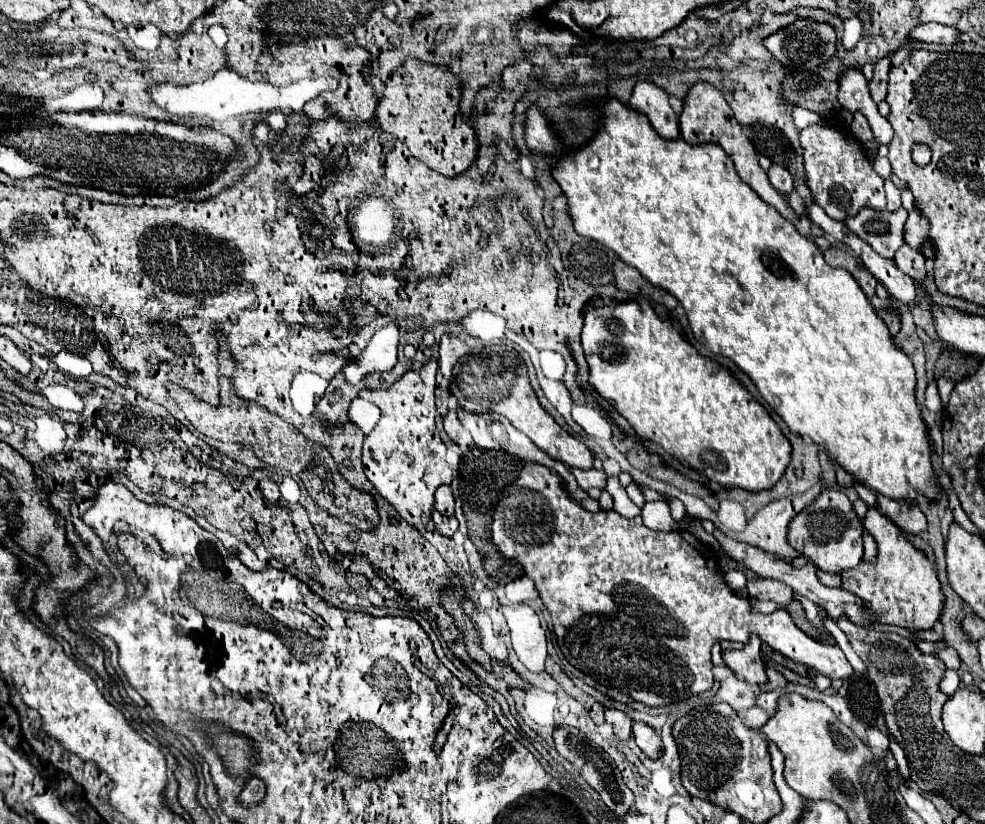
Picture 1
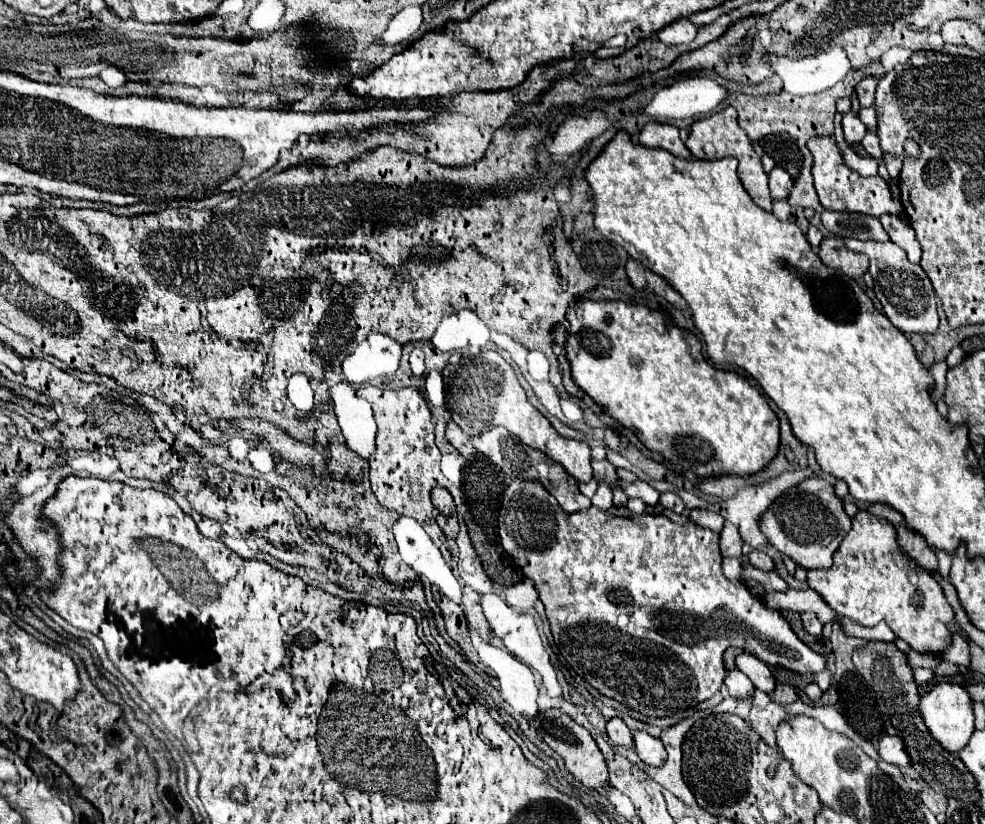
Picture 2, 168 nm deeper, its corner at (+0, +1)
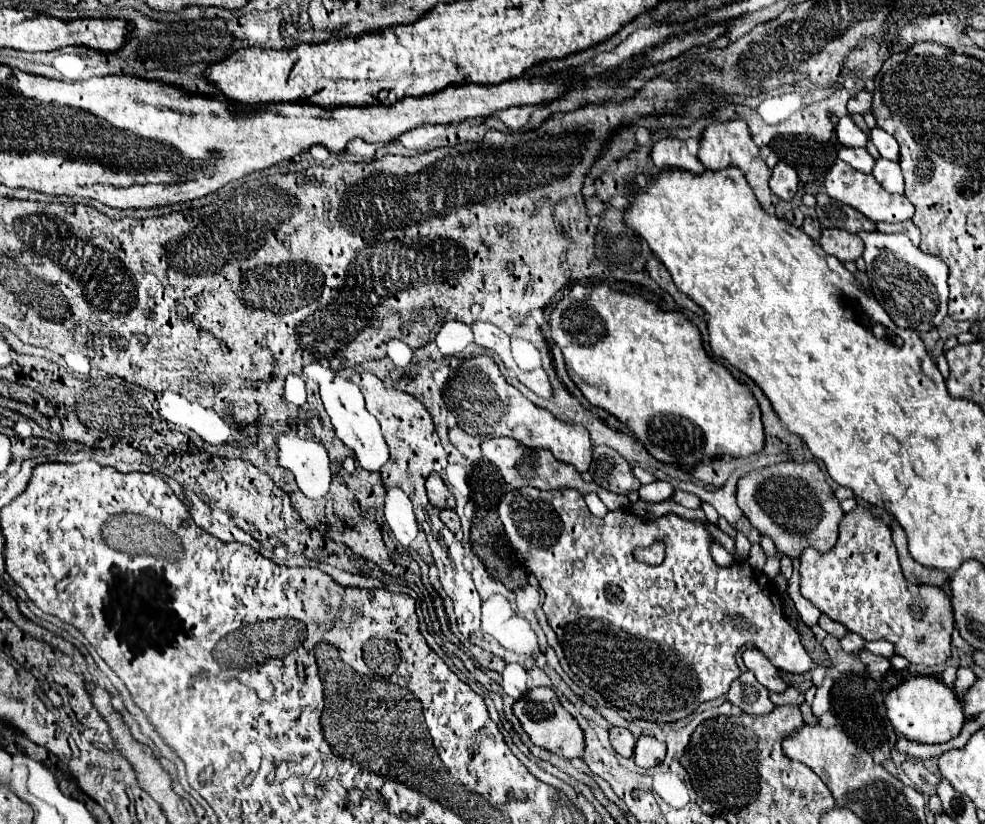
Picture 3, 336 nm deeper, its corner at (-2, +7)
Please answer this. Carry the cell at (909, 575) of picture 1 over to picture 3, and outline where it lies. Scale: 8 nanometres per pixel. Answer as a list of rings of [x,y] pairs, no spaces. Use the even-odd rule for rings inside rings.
[[[855,507],[843,515],[839,523],[839,539],[833,549],[819,553],[817,549],[805,549],[801,553],[801,595],[811,601],[823,615],[847,627],[847,631],[861,635],[865,641],[885,639],[895,645],[895,653],[905,657],[909,663],[919,665],[941,665],[951,657],[951,633],[953,633],[953,615],[951,601],[939,587],[931,585],[913,585],[909,583],[899,567],[897,551],[891,539],[889,527],[875,519],[865,507]]]

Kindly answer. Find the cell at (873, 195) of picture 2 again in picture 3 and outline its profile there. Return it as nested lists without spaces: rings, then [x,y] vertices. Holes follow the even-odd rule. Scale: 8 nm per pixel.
[[[837,161],[829,173],[825,175],[825,193],[829,197],[833,197],[835,201],[839,203],[847,203],[849,207],[857,209],[859,213],[863,213],[867,219],[875,221],[875,223],[881,223],[881,221],[887,221],[887,223],[899,223],[899,221],[907,221],[913,217],[913,205],[911,201],[905,197],[905,195],[893,195],[893,193],[887,193],[877,181],[873,175],[865,175],[853,167],[849,167],[845,161]]]

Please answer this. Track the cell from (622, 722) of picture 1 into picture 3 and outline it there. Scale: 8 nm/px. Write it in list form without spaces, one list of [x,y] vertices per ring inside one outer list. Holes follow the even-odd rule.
[[[611,727],[611,745],[615,749],[615,753],[619,753],[621,757],[631,757],[633,749],[635,749],[635,737],[621,727]]]

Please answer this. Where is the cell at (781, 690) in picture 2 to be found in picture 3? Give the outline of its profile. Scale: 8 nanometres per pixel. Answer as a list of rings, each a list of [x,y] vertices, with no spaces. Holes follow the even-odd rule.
[[[789,687],[785,693],[771,693],[771,701],[775,705],[801,705],[805,699],[803,699],[803,693],[799,693],[795,687]]]

